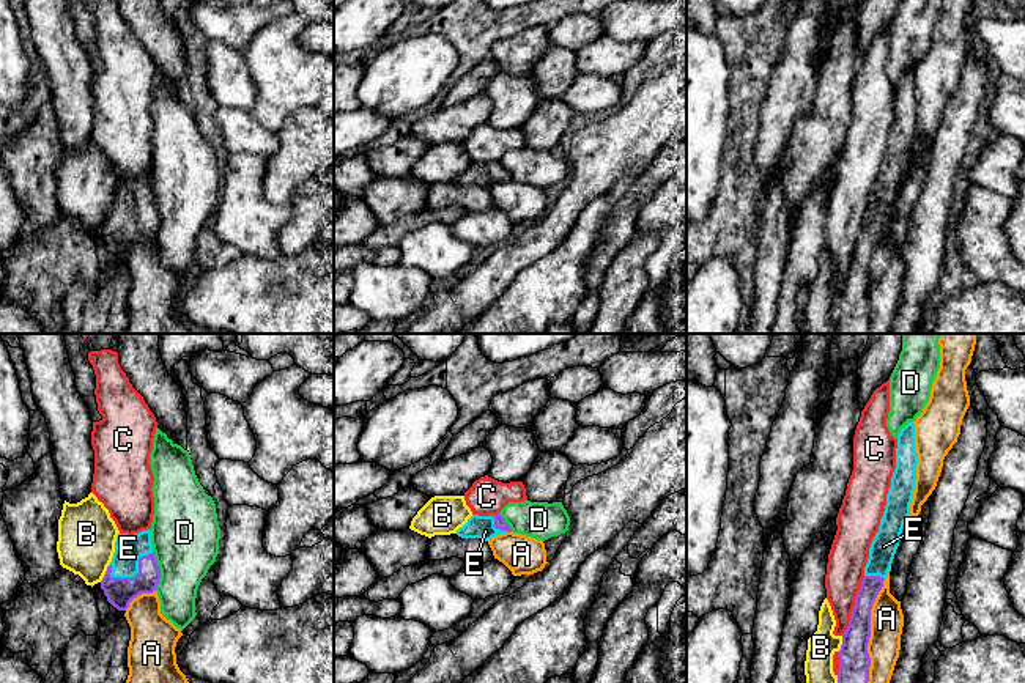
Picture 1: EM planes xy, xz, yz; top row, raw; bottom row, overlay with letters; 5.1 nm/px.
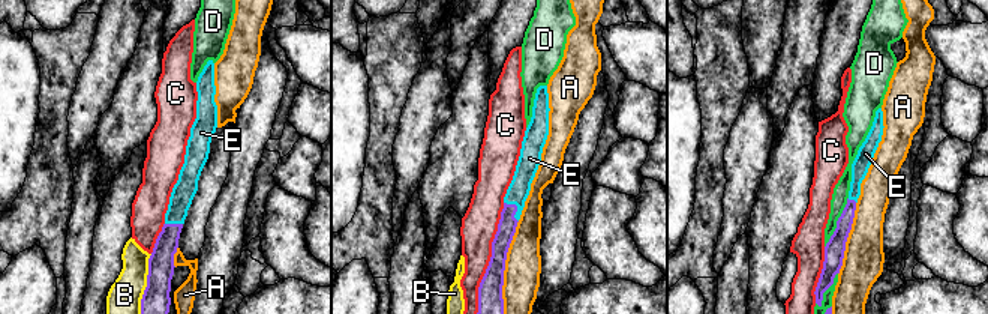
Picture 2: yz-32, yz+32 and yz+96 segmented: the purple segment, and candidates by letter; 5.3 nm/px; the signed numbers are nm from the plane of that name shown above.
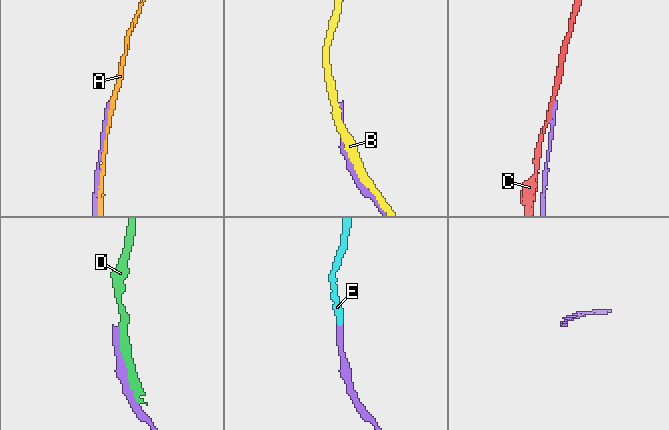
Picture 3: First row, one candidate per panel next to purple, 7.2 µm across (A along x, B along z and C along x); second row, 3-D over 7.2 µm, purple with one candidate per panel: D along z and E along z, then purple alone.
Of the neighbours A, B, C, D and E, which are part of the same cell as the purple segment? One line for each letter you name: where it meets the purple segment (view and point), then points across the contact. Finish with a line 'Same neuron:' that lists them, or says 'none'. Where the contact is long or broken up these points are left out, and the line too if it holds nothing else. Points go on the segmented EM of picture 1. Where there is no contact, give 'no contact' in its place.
E: contact xy (137, 573); way xy (120, 592), (137, 573), (128, 548)
Same neuron: E

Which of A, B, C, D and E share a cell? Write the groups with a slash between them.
A / B / C / D / E

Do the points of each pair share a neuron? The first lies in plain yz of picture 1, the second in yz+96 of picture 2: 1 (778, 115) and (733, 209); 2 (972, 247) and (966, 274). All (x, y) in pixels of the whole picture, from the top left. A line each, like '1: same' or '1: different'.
1: same
2: same

